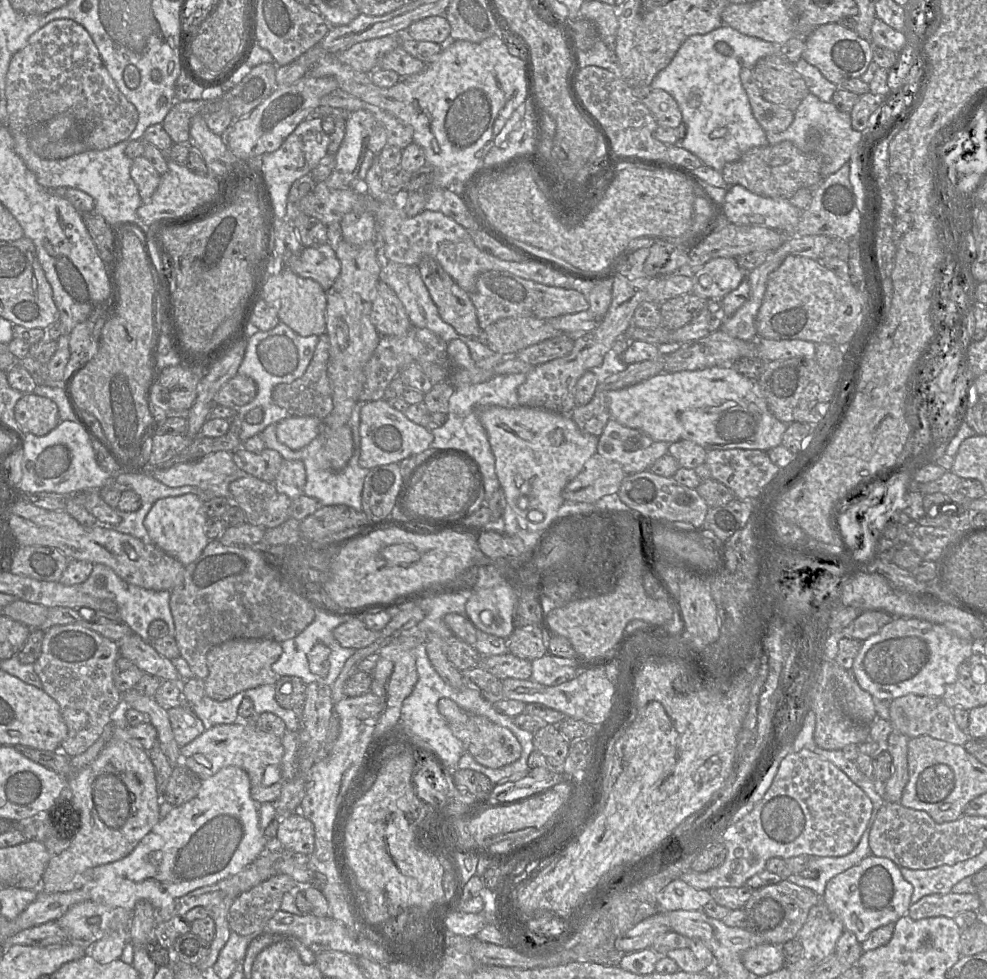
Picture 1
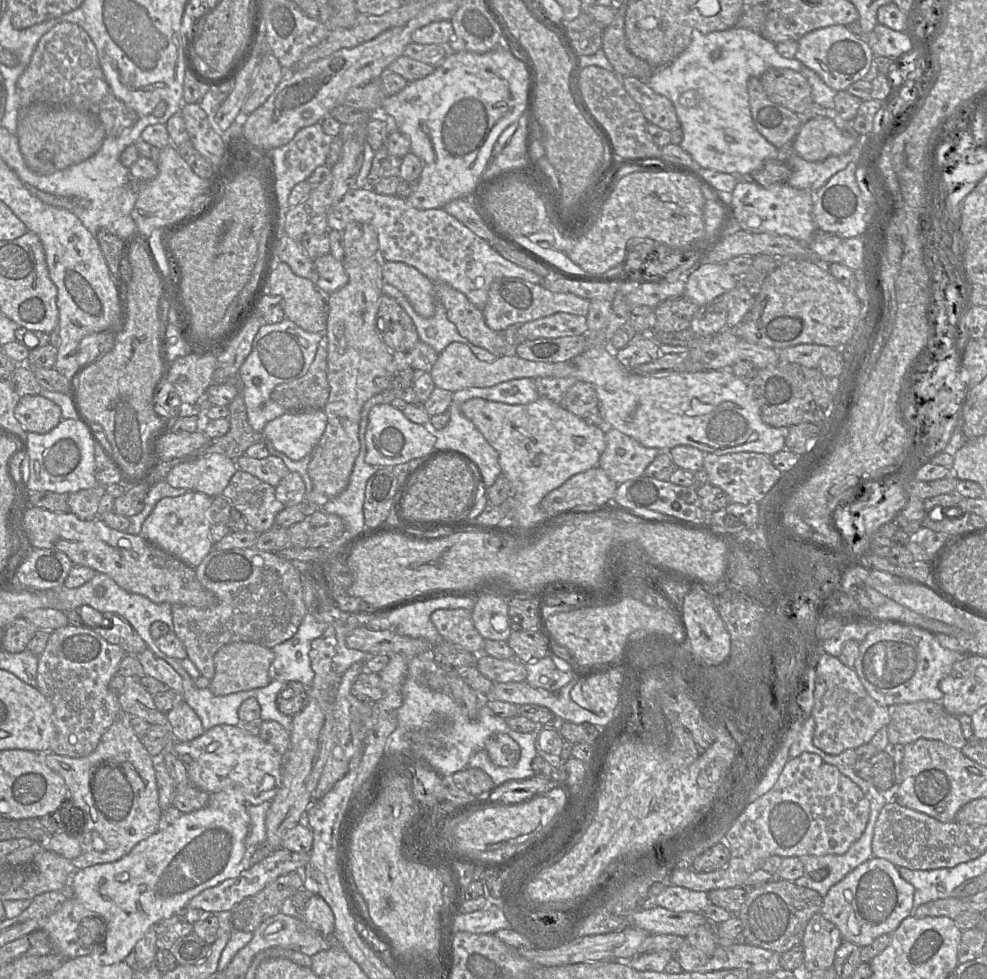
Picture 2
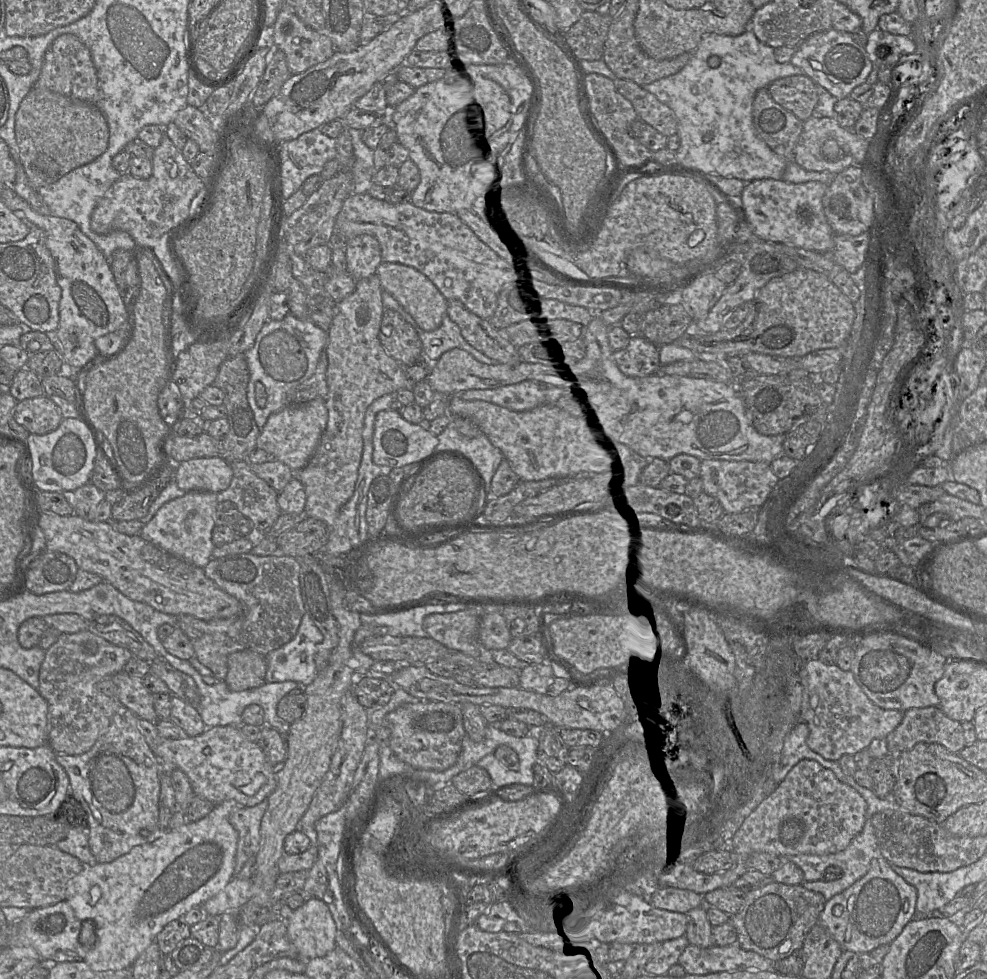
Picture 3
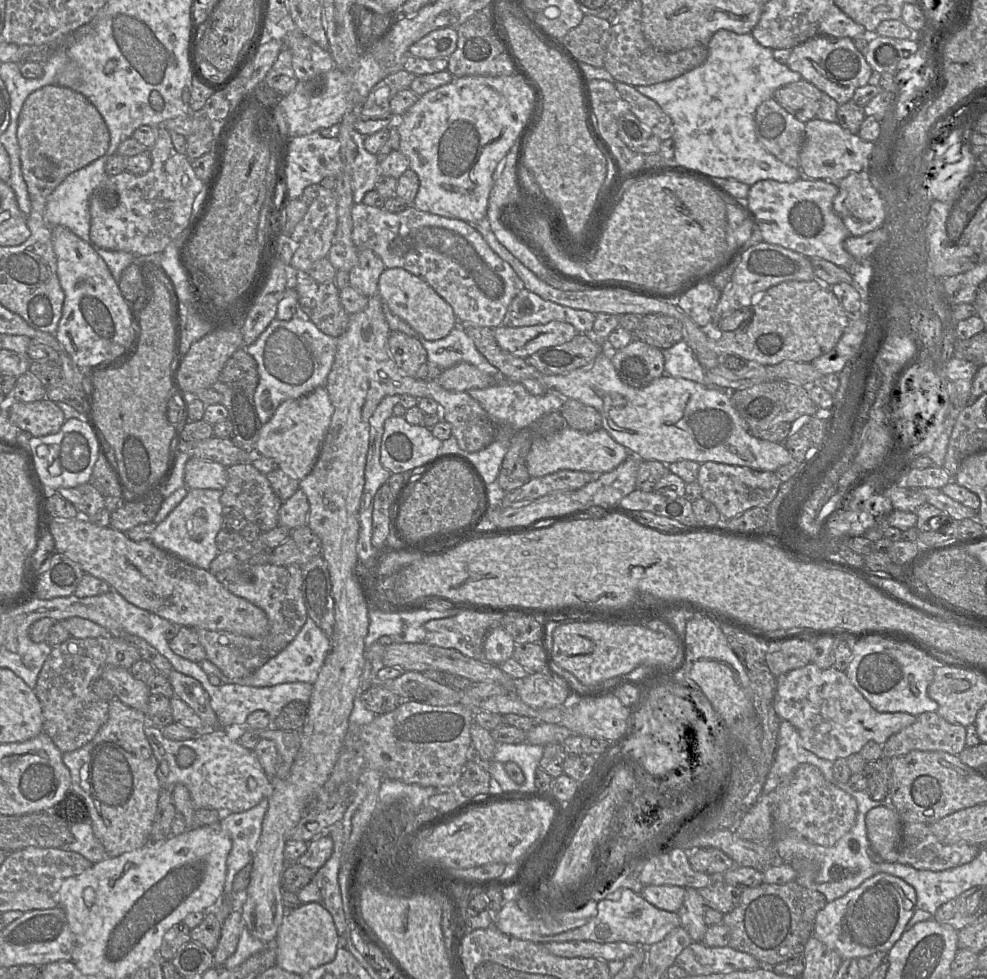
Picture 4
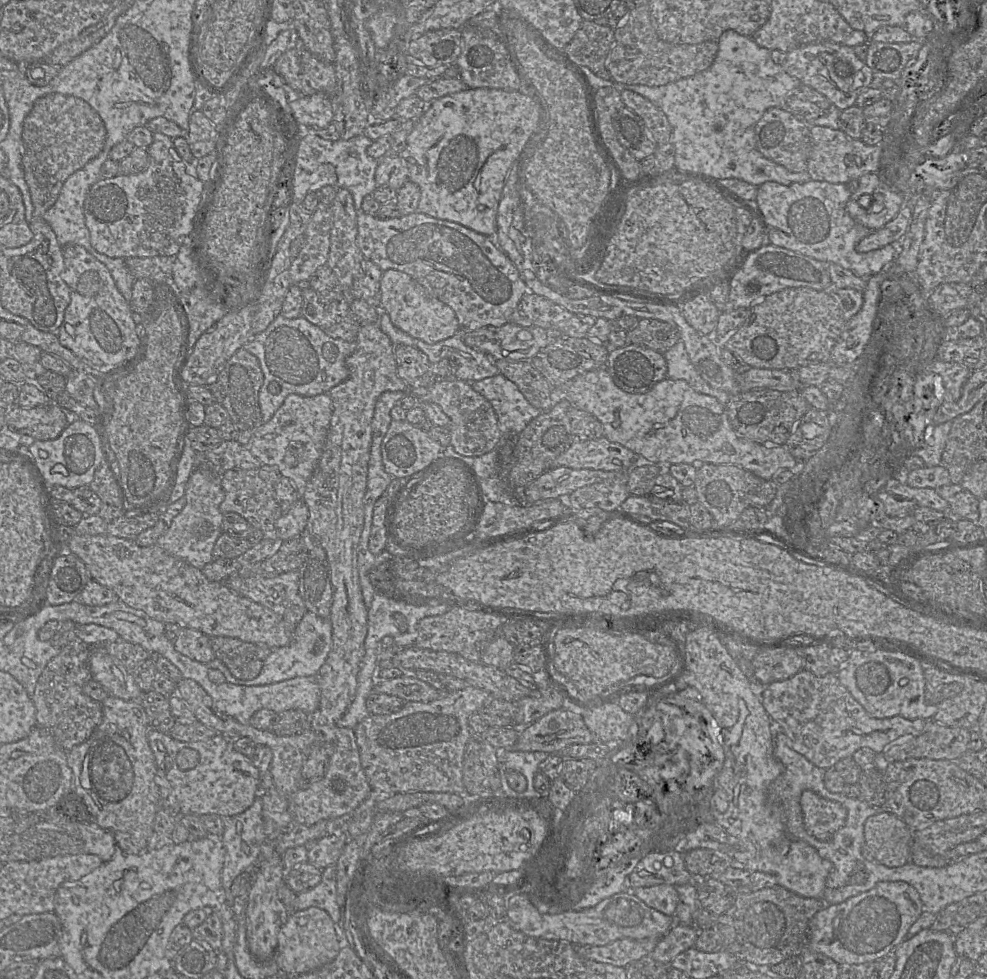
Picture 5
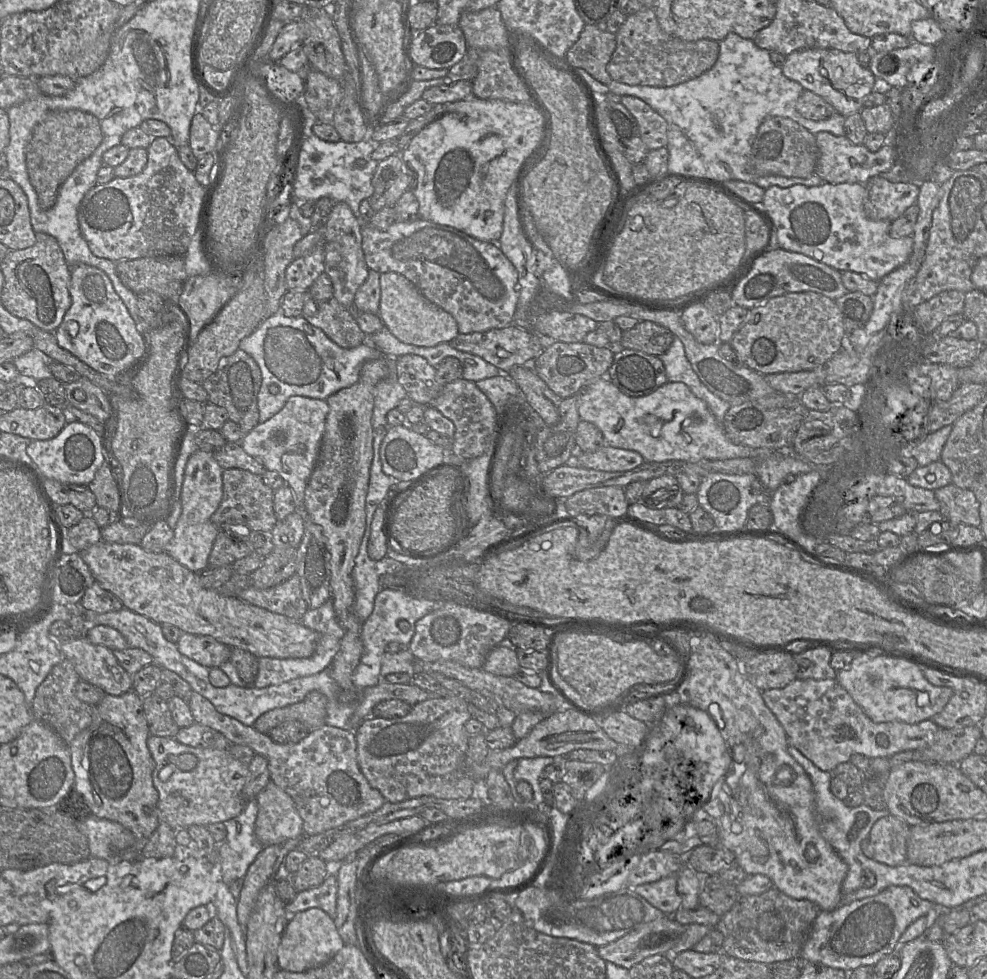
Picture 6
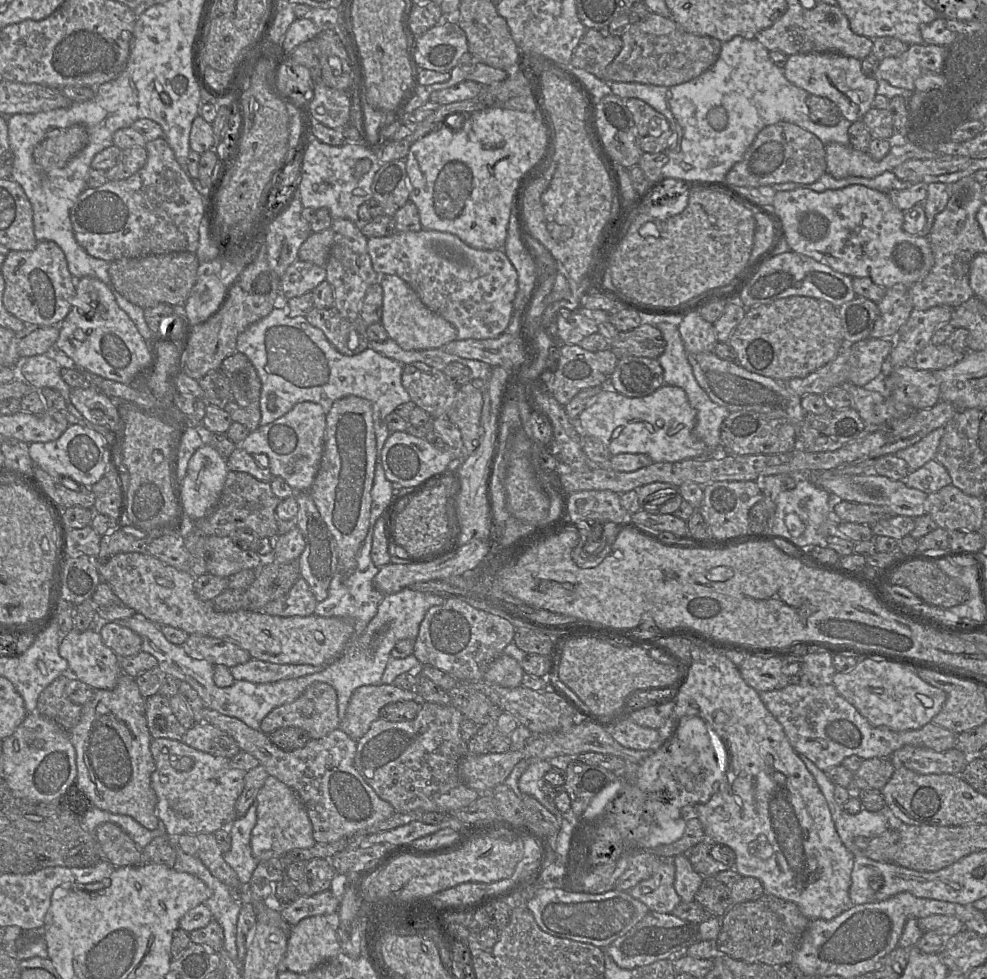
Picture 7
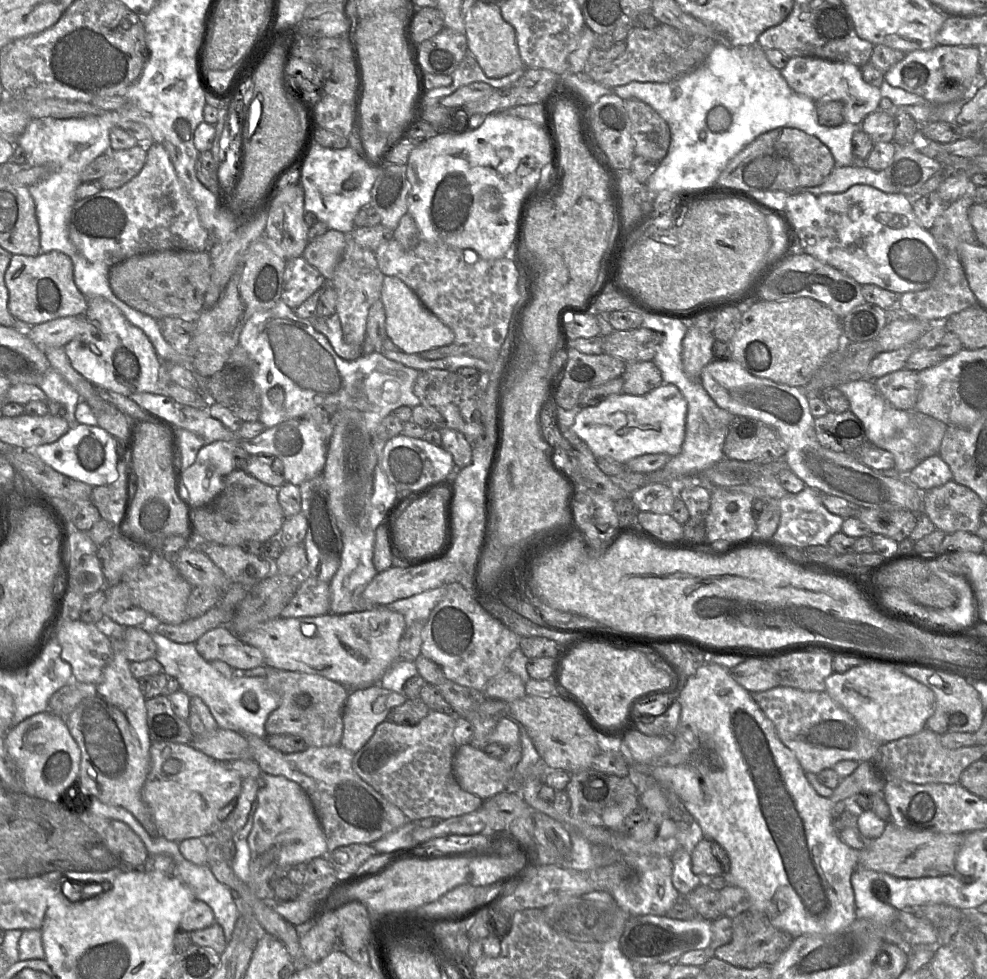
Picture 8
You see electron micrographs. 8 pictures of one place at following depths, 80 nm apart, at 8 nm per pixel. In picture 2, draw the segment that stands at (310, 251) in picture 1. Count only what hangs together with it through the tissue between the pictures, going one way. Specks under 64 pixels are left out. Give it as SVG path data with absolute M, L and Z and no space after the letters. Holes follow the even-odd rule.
M331 253L313 260L318 274L317 288L326 296L341 289L348 283L348 275L342 261L336 260Z

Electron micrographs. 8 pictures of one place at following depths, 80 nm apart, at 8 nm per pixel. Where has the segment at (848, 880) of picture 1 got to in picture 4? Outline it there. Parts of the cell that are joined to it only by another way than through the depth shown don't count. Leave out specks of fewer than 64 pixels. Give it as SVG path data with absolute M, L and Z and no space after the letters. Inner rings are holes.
M881 872L866 879L857 888L831 902L821 909L815 919L813 935L829 948L835 950L842 959L859 959L877 952L886 952L900 939L906 925L917 909L915 889L903 879Z

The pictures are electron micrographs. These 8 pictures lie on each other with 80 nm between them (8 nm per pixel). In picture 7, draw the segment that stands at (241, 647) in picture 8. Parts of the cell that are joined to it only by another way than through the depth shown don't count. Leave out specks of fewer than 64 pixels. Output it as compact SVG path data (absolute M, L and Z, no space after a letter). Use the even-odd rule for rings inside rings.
M192 634L181 645L188 656L196 660L205 660L227 668L244 664L251 659L250 654L239 646L218 638Z

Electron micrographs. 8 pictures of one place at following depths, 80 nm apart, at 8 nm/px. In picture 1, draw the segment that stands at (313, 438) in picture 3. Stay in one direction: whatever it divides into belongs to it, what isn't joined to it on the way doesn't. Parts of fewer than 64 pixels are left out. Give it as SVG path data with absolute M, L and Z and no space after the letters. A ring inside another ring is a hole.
M289 416L276 424L277 438L291 450L300 450L318 436L322 421L312 416Z

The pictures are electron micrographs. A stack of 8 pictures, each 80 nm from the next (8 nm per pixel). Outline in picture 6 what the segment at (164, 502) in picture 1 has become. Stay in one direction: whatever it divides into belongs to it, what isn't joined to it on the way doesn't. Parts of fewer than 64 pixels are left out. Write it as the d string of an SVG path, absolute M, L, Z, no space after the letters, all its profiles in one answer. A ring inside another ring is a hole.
M198 450L188 460L182 487L182 512L174 527L167 553L189 570L200 573L209 566L209 557L220 527L211 521L223 498L223 469L212 453Z

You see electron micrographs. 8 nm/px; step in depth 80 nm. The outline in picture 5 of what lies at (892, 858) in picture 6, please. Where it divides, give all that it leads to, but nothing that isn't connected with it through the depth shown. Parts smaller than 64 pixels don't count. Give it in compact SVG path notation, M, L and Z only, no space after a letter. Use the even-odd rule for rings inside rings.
M885 811L867 818L864 837L873 852L875 863L887 867L900 867L910 862L913 832L892 811Z

